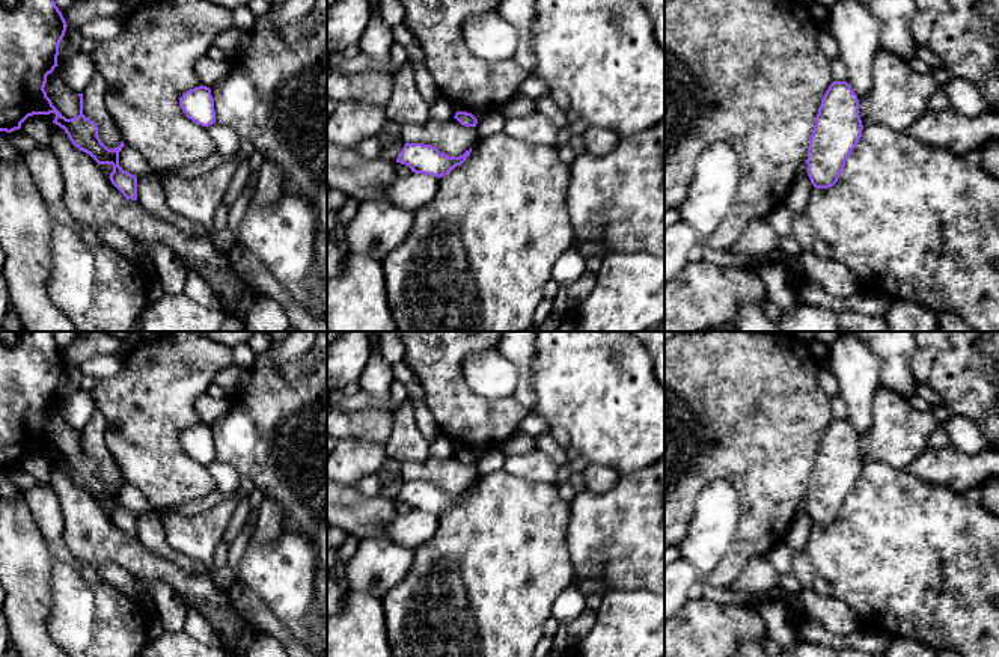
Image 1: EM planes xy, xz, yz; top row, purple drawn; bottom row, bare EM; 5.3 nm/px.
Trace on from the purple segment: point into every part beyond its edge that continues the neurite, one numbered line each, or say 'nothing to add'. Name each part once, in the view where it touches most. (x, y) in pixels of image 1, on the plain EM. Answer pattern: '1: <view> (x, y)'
nothing to add

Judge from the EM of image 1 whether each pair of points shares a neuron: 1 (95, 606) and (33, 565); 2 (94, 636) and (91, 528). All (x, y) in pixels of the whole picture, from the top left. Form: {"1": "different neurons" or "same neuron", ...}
{"1": "different neurons", "2": "different neurons"}

